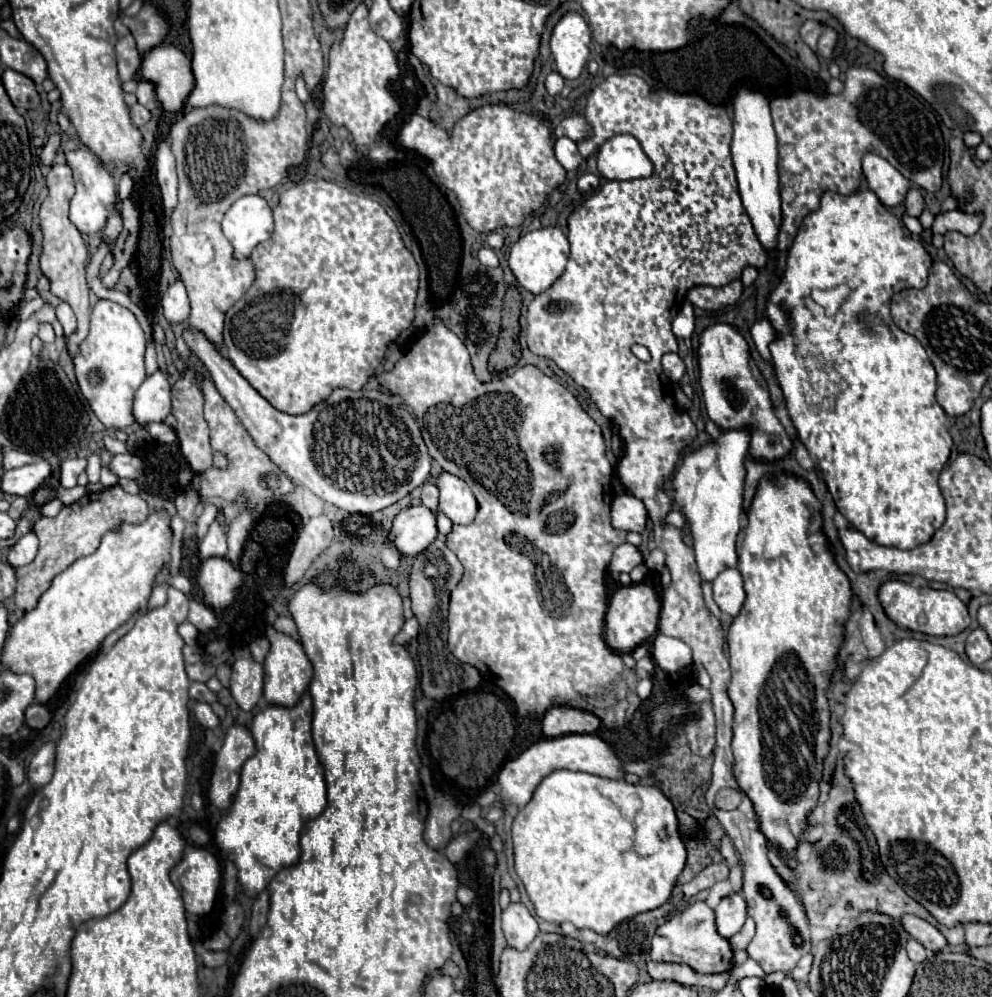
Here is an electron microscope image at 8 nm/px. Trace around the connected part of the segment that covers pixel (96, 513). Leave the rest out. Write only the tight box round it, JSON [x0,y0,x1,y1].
[14,485,149,611]

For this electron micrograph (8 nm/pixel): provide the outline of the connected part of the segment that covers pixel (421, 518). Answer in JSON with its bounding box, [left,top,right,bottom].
[390,505,438,555]

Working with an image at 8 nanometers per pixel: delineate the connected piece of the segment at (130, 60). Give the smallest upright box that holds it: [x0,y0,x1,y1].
[116,33,142,81]

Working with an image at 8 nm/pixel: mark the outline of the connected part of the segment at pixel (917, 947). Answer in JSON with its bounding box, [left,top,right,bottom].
[908,939,928,963]

